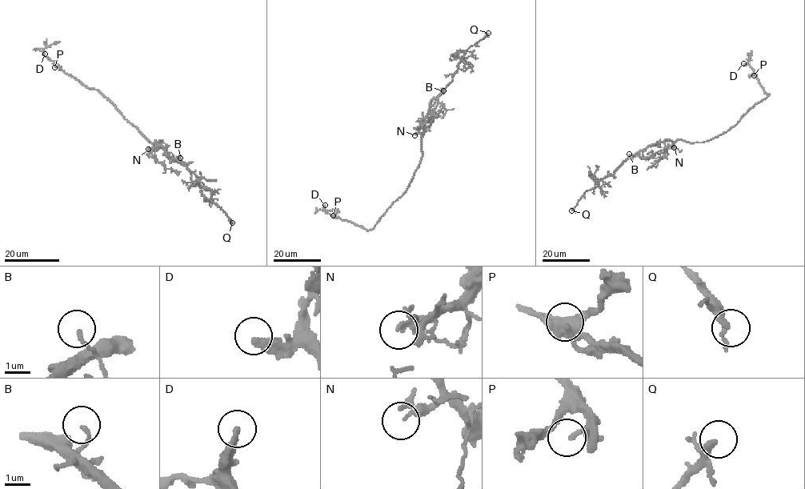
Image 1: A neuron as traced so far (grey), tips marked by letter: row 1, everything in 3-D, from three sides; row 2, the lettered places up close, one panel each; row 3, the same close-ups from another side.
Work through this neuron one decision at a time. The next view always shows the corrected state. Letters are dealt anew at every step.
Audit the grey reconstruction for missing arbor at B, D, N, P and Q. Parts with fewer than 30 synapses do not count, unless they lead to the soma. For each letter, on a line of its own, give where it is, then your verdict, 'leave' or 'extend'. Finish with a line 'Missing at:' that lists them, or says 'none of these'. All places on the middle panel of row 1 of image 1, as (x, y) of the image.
B: at (443, 90); leave
D: at (325, 205); leave
N: at (414, 135); leave
P: at (333, 215); leave
Q: at (488, 33); extend
Missing at: Q

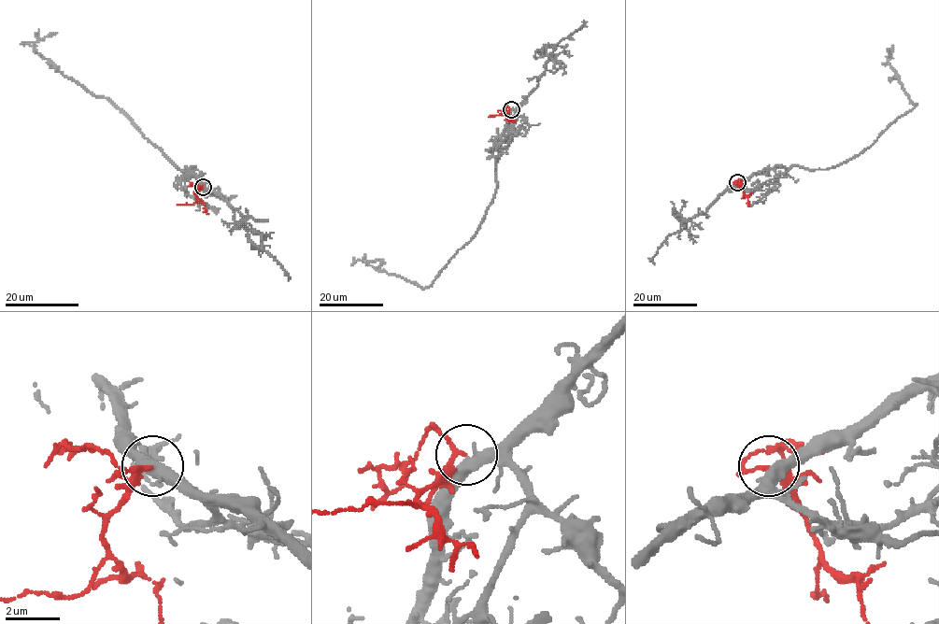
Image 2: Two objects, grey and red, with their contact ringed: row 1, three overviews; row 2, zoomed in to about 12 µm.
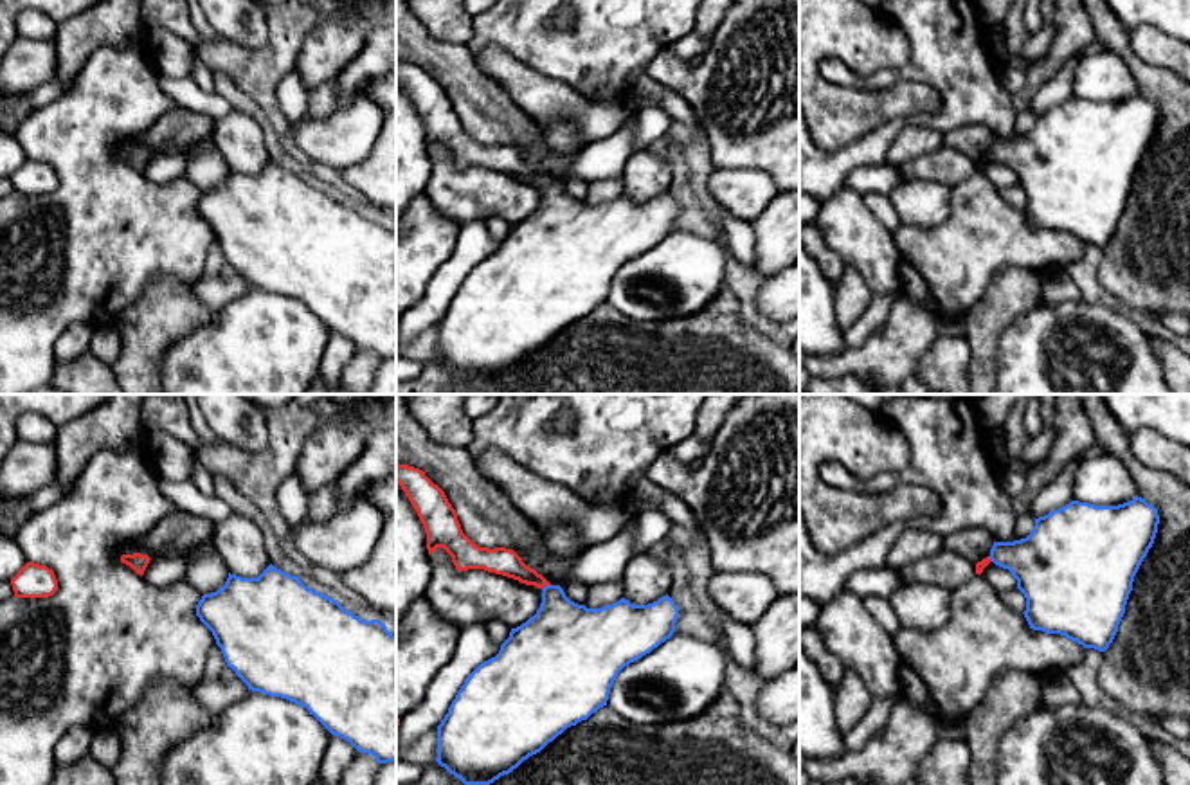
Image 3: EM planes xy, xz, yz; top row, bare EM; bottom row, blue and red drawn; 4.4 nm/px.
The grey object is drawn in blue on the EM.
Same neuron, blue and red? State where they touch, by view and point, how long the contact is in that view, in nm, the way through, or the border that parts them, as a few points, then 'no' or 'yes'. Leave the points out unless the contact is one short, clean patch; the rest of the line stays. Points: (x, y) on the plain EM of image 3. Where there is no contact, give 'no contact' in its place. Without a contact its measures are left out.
contact xz (546, 182); length 50 nm; way xz (564, 234), (553, 193), (546, 182), (499, 157); yes

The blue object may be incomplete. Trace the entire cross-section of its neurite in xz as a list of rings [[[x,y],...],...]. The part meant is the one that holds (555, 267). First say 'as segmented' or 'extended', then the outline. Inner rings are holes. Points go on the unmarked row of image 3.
extended; [[[396,59],[396,79],[425,124],[428,151],[443,144],[457,167],[484,166],[542,187],[536,211],[511,225],[499,250],[481,259],[464,275],[437,322],[436,358],[464,382],[493,380],[540,349],[567,324],[587,317],[607,302],[610,284],[625,263],[673,232],[679,203],[668,191],[648,202],[634,202],[625,194],[601,205],[578,202],[565,193],[560,182],[551,182],[527,164],[513,146],[488,146],[473,140],[463,130],[445,88],[423,67]]]

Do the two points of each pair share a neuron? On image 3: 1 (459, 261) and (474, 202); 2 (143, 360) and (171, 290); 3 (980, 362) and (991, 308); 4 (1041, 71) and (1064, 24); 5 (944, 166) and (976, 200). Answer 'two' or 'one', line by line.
1: two
2: one
3: one
4: one
5: two

